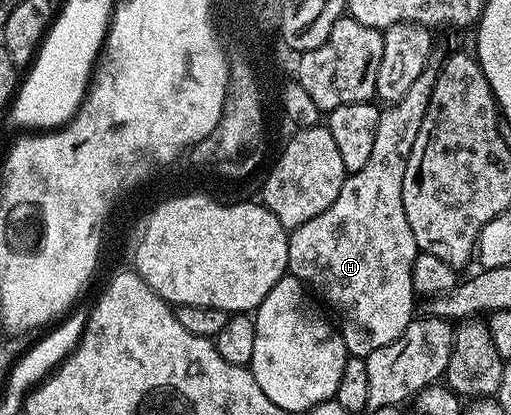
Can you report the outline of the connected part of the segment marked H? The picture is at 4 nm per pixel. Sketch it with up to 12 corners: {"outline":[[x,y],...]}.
{"outline":[[436,77],[381,111],[366,168],[288,236],[349,355],[414,318],[402,180]]}

